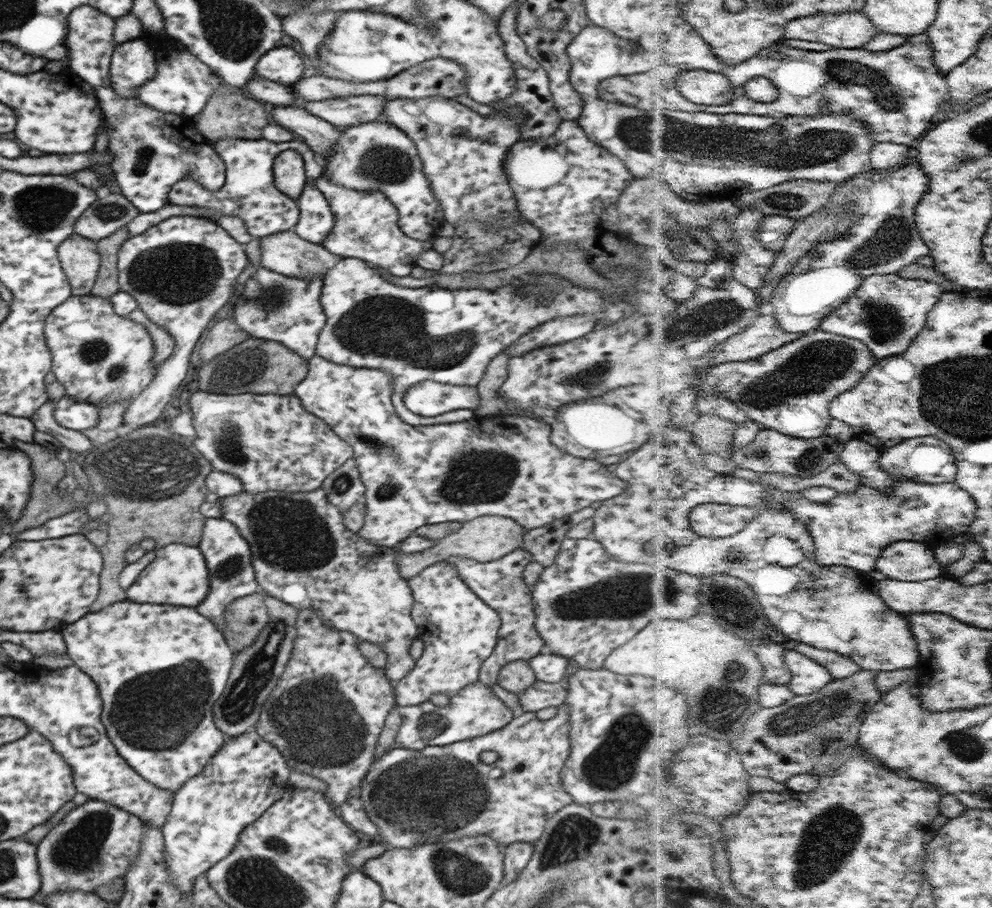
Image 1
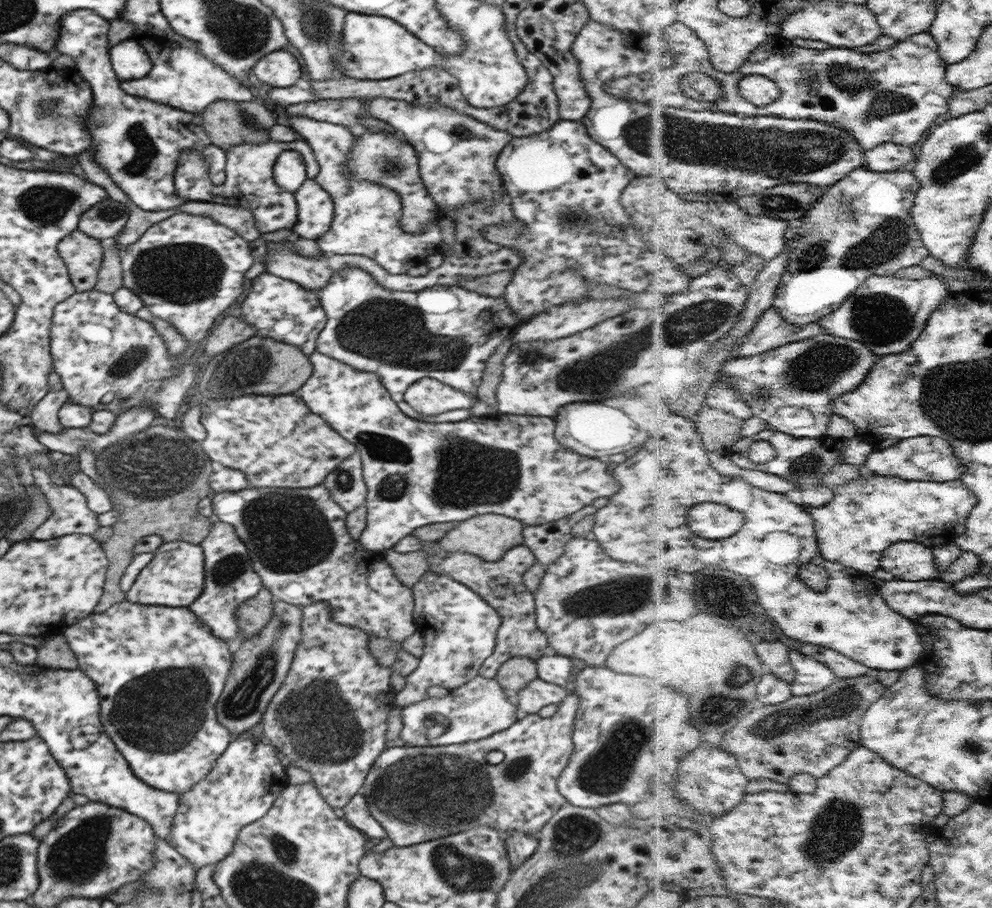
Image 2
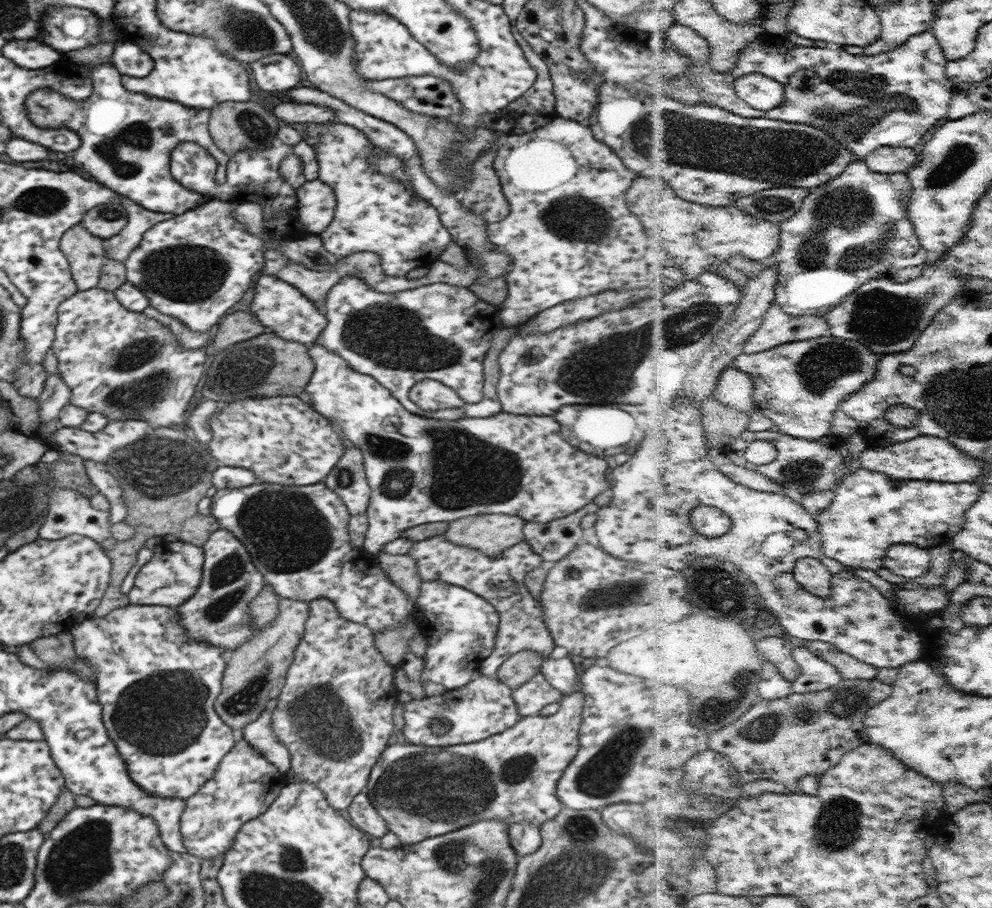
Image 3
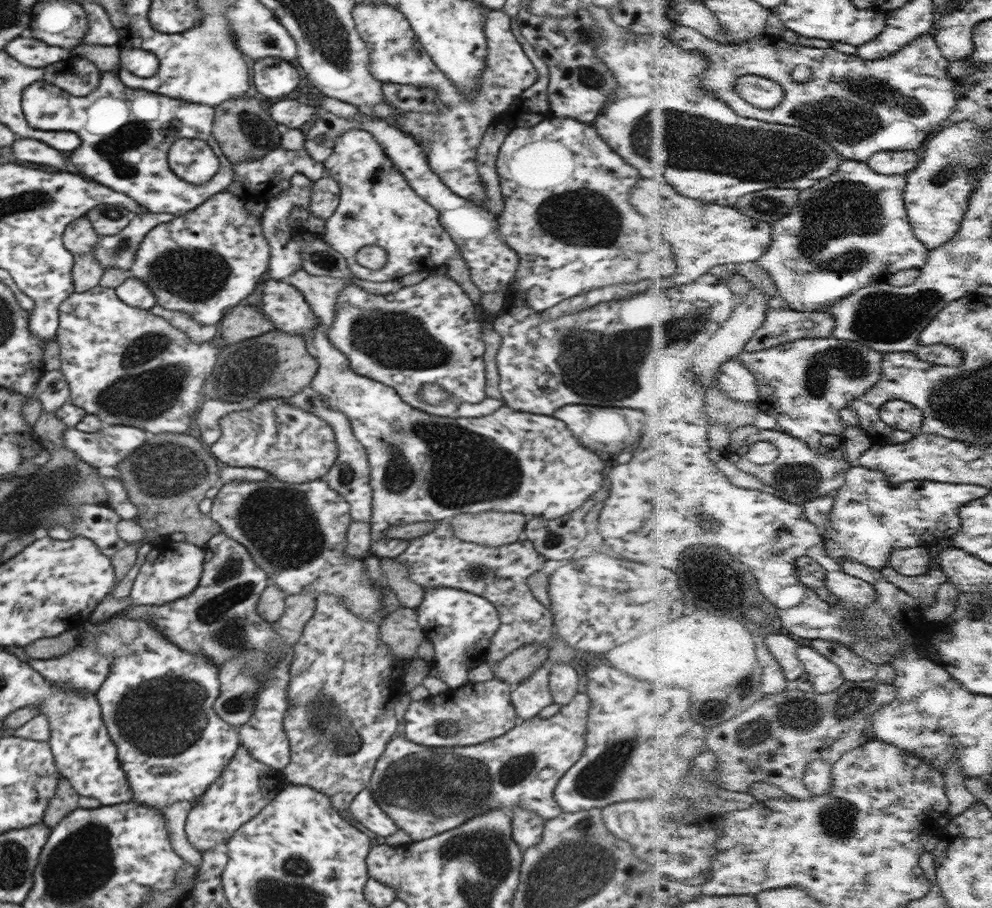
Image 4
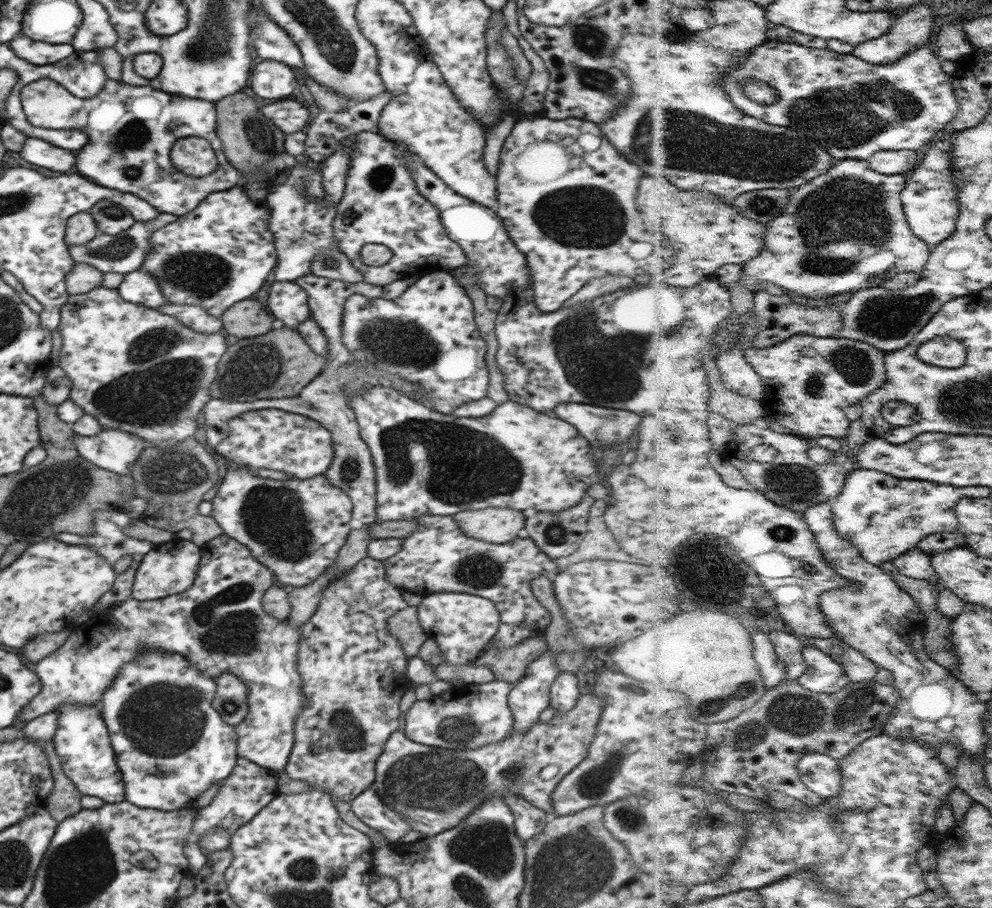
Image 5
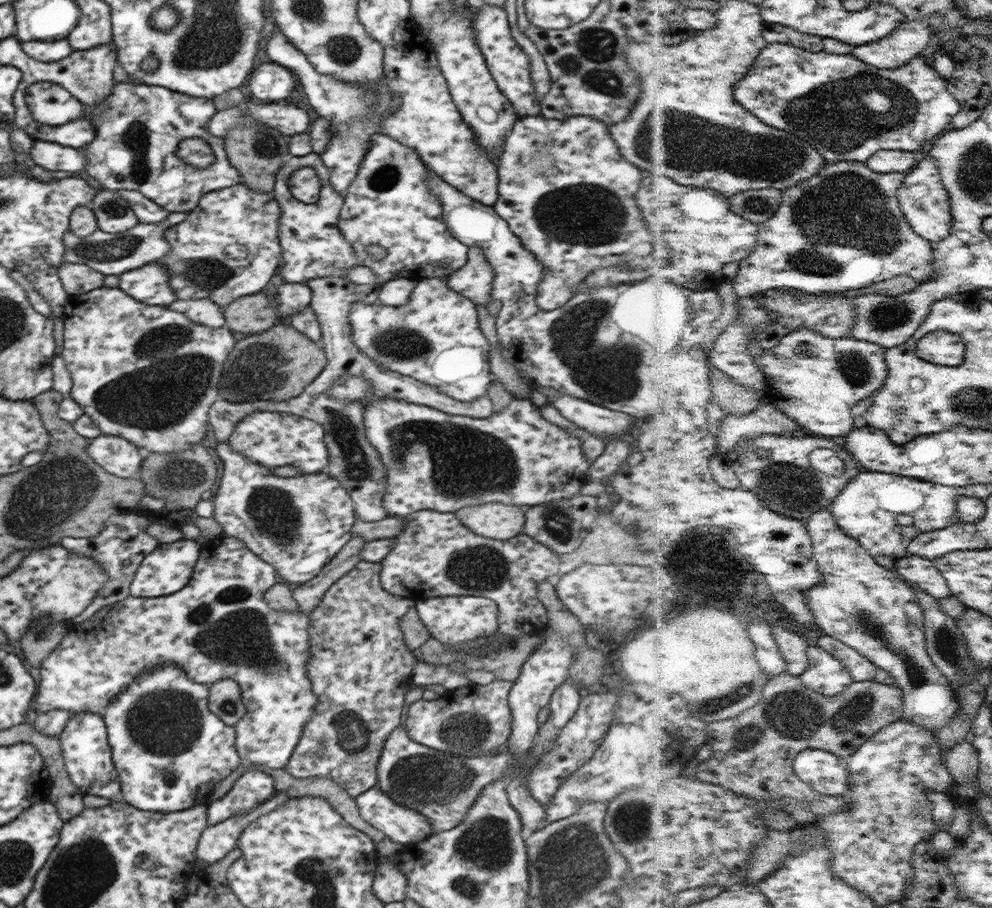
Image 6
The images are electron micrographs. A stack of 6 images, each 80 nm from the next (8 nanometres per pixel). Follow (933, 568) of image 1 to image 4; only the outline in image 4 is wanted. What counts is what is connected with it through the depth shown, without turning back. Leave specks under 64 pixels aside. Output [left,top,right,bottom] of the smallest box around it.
[890,547,931,576]

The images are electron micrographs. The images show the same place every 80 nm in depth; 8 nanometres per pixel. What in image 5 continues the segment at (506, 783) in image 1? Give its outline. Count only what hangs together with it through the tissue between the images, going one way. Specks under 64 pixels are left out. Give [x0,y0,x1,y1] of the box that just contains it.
[368,692,603,839]

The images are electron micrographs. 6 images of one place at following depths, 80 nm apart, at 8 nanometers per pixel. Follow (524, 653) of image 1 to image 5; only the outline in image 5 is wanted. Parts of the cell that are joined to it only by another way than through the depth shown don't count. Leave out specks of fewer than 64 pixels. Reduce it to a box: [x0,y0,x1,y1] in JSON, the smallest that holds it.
[382,514,560,649]

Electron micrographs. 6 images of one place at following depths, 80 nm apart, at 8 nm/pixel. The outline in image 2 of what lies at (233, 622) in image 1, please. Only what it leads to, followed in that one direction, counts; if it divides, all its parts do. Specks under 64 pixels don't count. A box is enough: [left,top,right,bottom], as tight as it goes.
[235,586,273,642]

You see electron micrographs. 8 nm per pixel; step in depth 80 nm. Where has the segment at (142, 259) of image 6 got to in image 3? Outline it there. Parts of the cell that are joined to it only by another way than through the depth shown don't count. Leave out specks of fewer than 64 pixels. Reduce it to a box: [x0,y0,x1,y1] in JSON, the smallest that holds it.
[104,194,172,264]

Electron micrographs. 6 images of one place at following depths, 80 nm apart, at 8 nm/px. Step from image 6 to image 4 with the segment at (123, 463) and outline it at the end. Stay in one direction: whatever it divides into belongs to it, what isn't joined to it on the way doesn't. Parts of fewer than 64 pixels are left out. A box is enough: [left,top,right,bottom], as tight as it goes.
[62,425,147,468]

